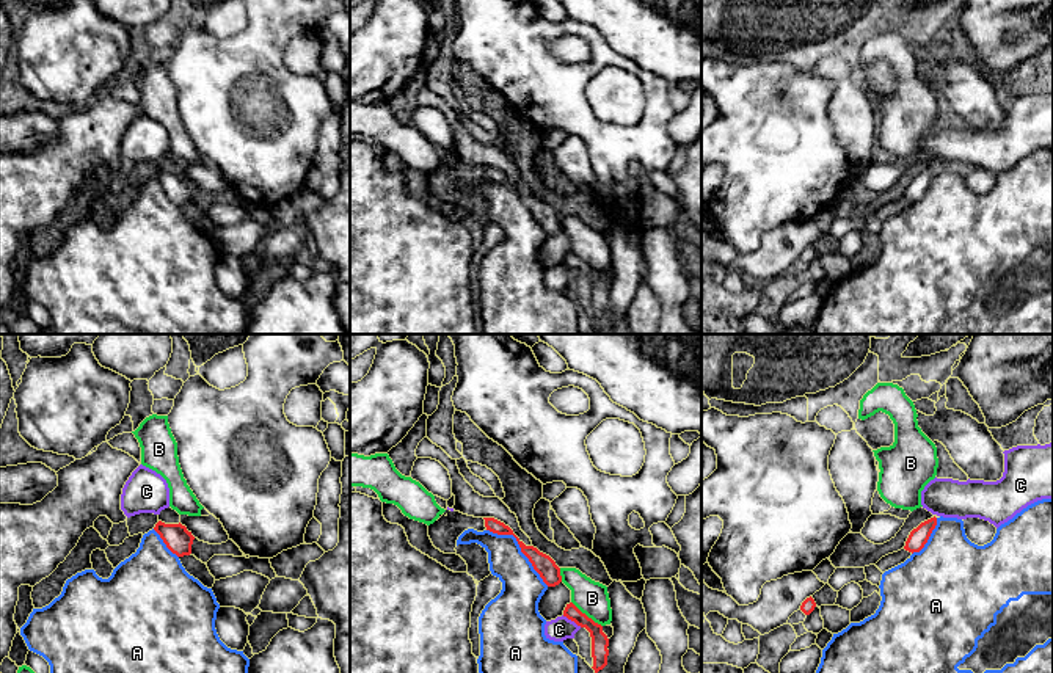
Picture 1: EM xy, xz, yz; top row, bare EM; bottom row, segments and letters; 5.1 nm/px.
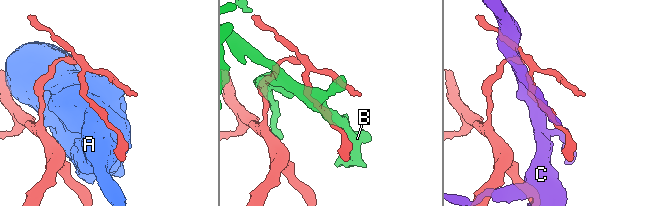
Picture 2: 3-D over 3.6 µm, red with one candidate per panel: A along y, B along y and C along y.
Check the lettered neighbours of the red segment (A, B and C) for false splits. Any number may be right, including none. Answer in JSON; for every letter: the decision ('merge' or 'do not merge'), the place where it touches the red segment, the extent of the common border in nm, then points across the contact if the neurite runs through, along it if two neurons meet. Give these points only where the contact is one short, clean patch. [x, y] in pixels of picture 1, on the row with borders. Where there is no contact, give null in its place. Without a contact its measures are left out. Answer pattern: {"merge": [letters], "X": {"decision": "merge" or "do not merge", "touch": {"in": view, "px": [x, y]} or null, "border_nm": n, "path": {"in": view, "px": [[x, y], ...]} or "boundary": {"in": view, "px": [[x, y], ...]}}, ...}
{"merge": [], "A": {"decision": "do not merge", "touch": {"in": "xz", "px": [520, 546]}, "border_nm": 440}, "B": {"decision": "do not merge", "touch": {"in": "xz", "px": [586, 615]}, "border_nm": 200}, "C": {"decision": "do not merge", "touch": {"in": "xz", "px": [572, 620]}, "border_nm": 120, "boundary": {"in": "xz", "px": [[562, 615], [581, 626]]}}}

